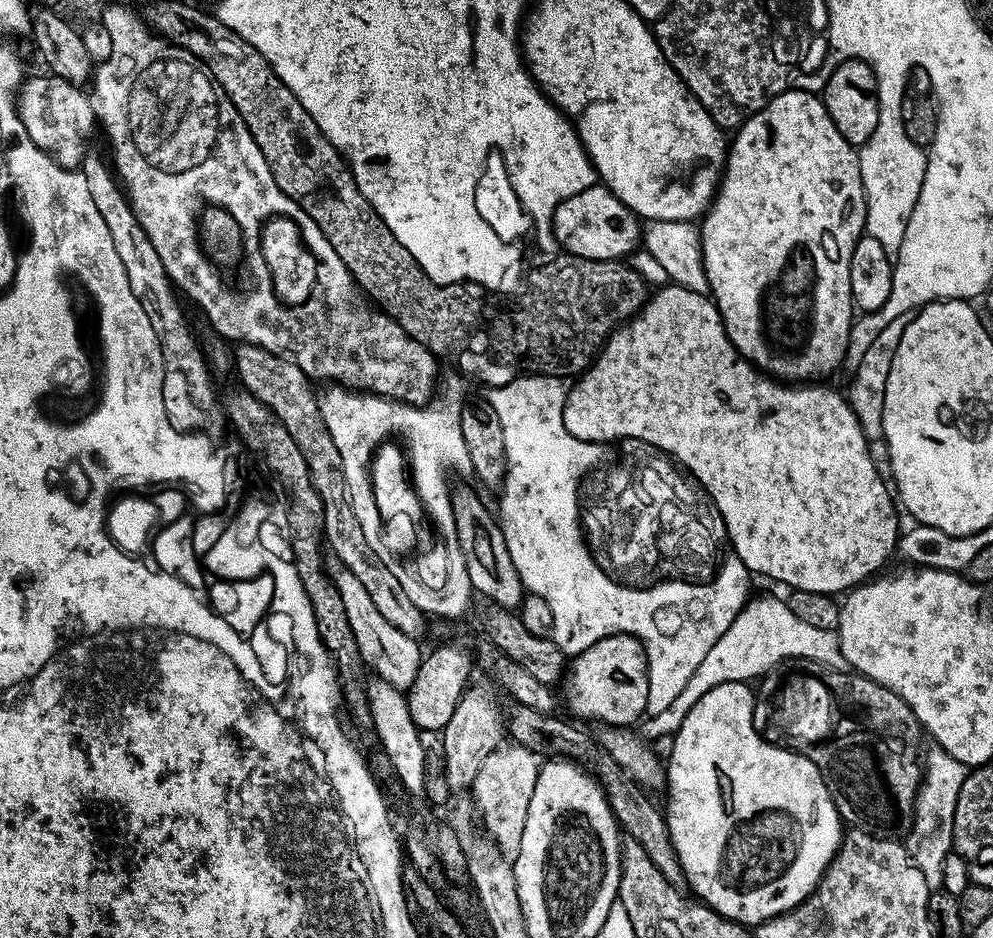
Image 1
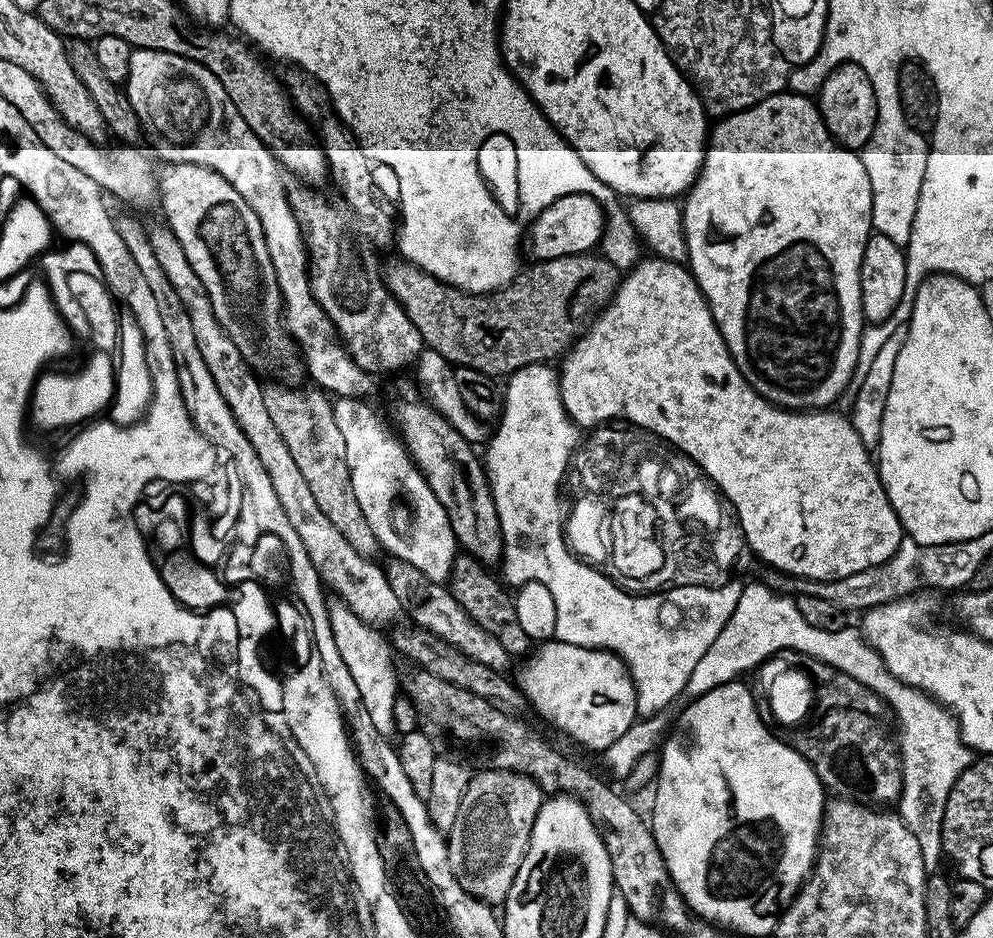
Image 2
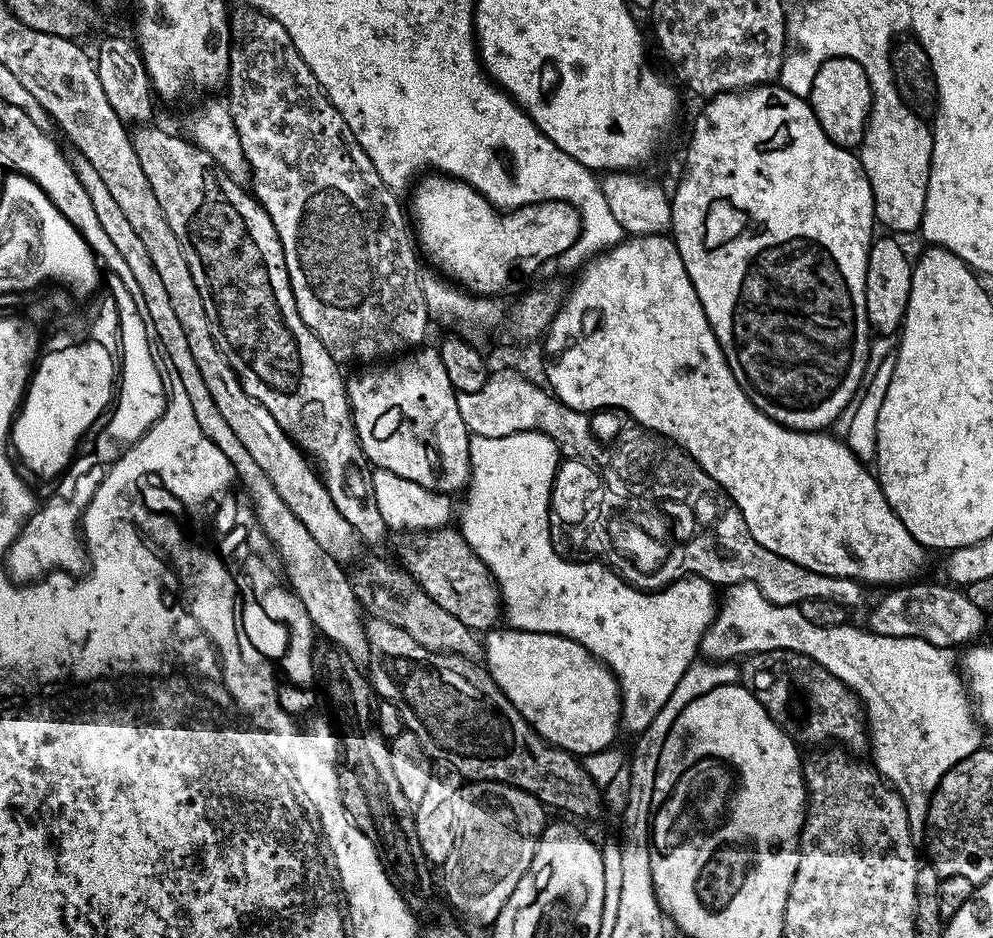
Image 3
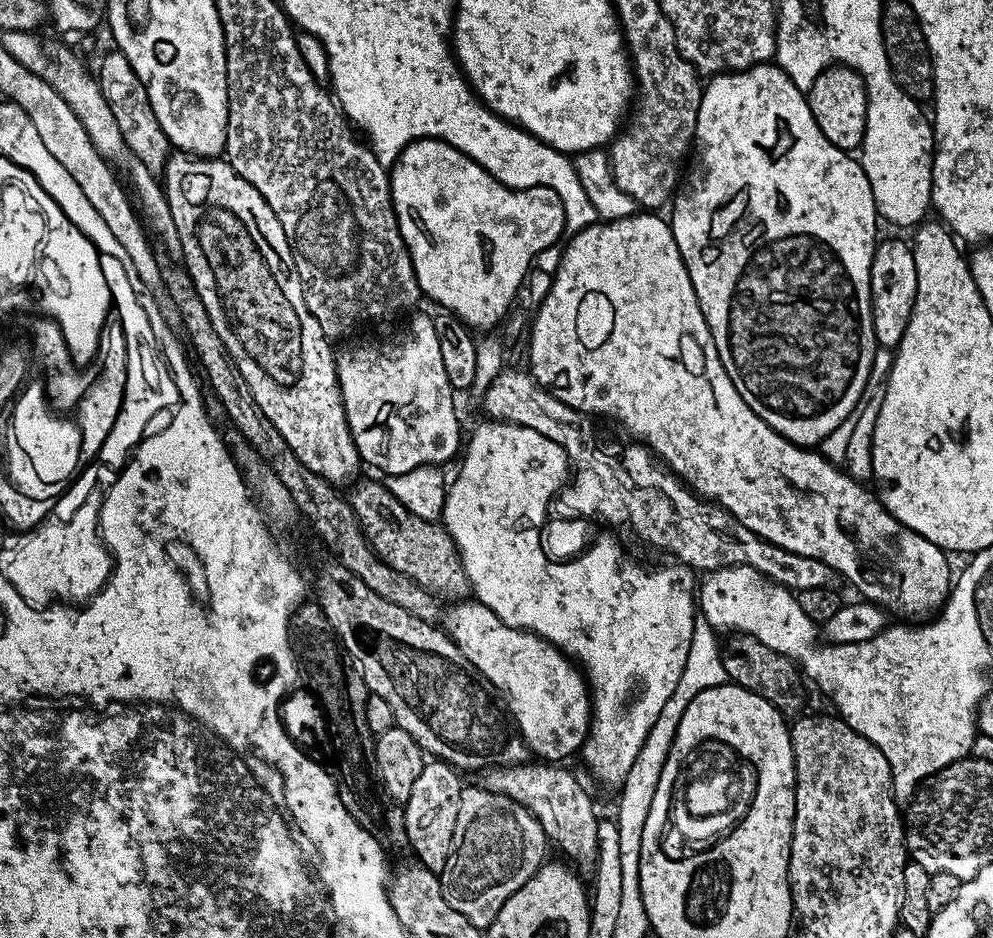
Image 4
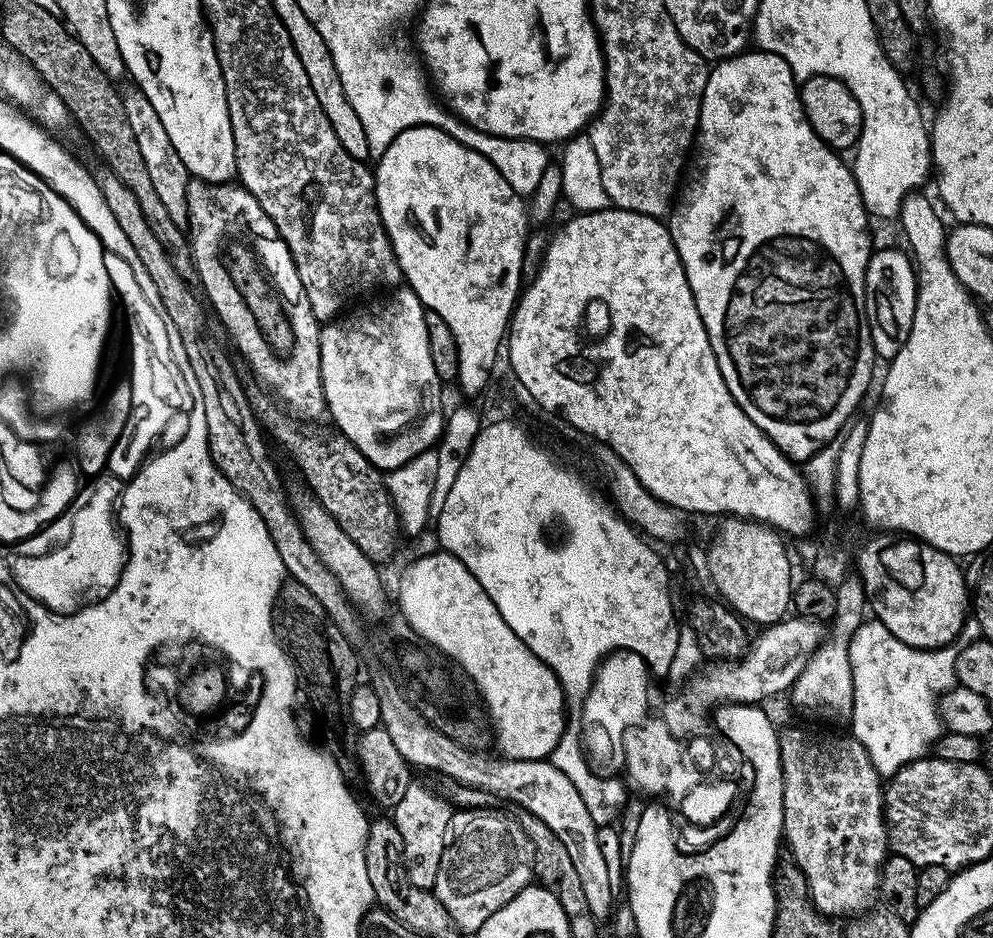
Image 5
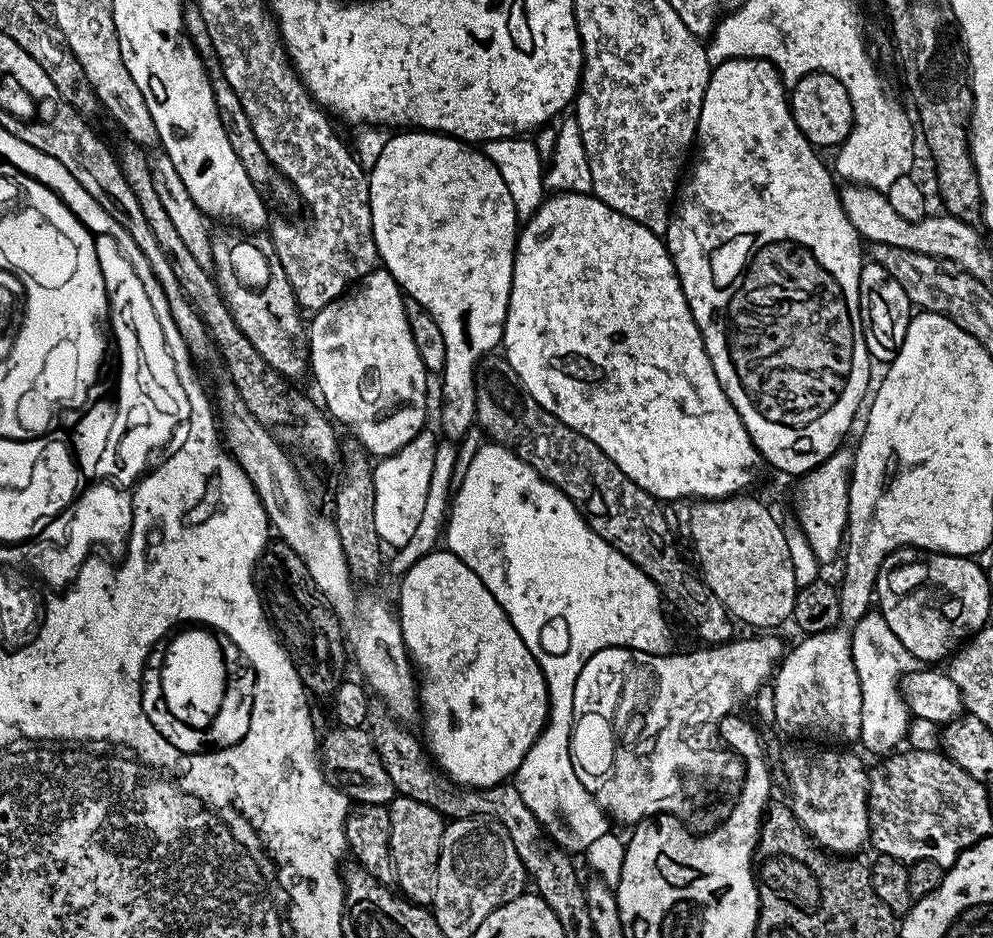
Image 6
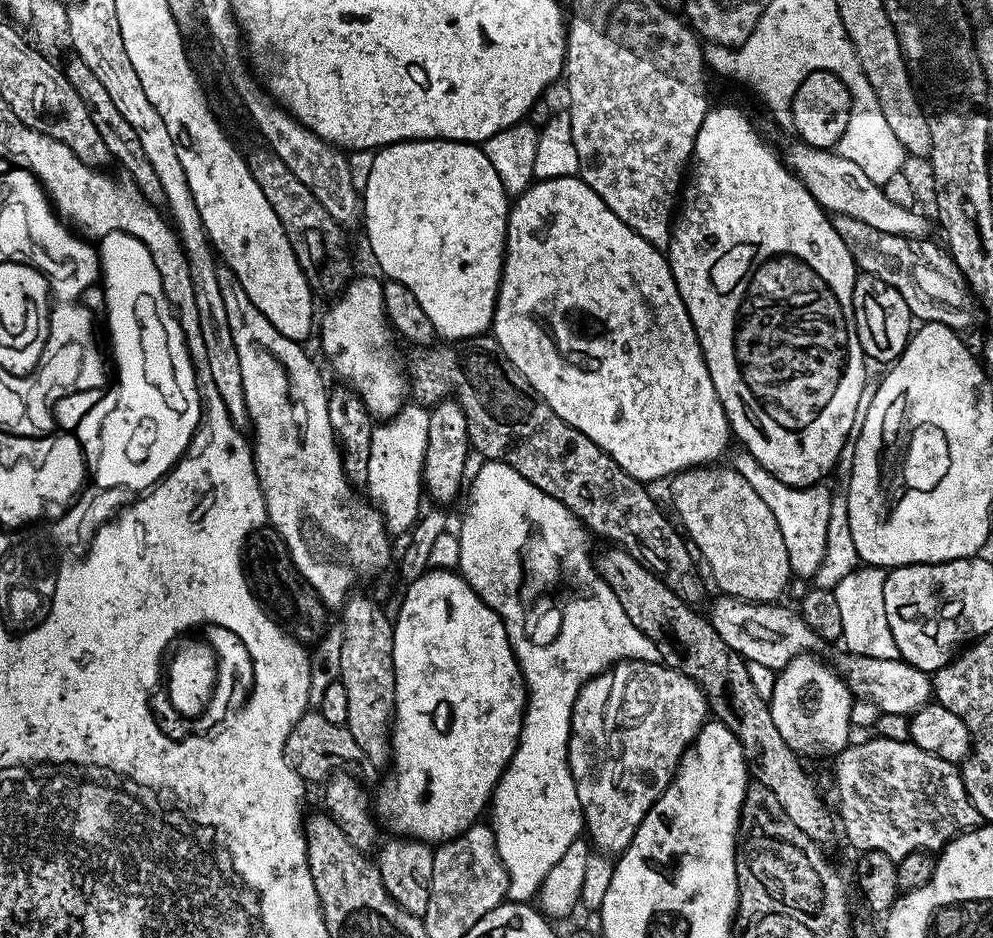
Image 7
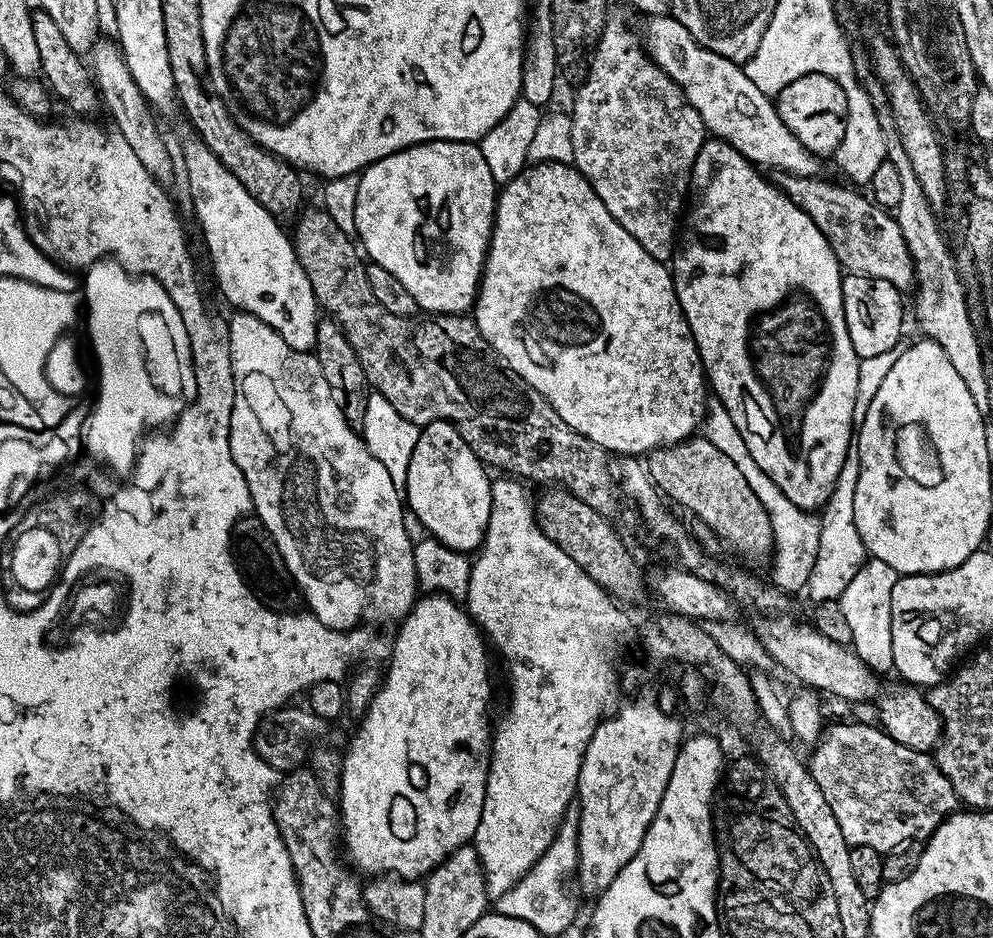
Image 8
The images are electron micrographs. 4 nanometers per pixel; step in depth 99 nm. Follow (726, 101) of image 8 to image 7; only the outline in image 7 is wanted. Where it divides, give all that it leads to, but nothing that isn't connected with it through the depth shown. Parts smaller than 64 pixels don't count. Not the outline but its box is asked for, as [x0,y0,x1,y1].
[782,142,929,238]

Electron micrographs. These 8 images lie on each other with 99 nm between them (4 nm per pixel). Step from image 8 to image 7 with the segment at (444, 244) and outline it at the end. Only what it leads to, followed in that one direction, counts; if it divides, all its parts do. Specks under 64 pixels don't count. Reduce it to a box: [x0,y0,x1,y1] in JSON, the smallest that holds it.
[362,140,510,342]

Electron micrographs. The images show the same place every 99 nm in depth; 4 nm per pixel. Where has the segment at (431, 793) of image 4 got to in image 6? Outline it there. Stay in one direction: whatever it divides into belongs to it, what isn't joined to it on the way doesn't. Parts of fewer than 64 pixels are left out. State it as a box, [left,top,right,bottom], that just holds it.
[387,795,445,906]

